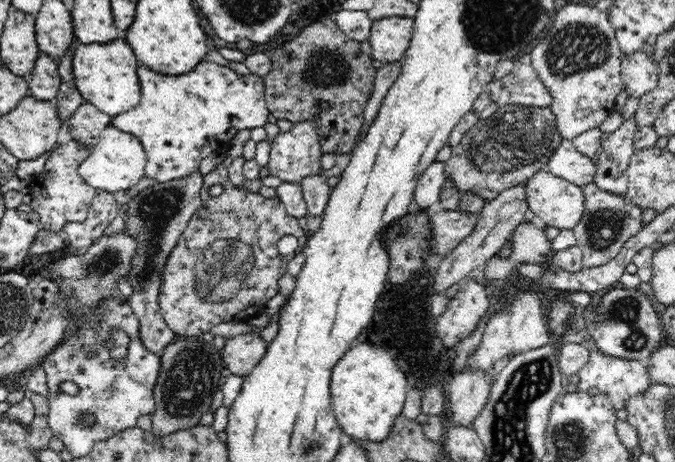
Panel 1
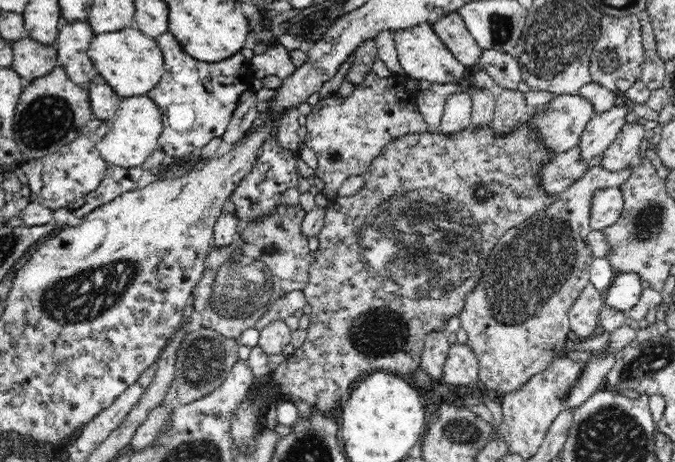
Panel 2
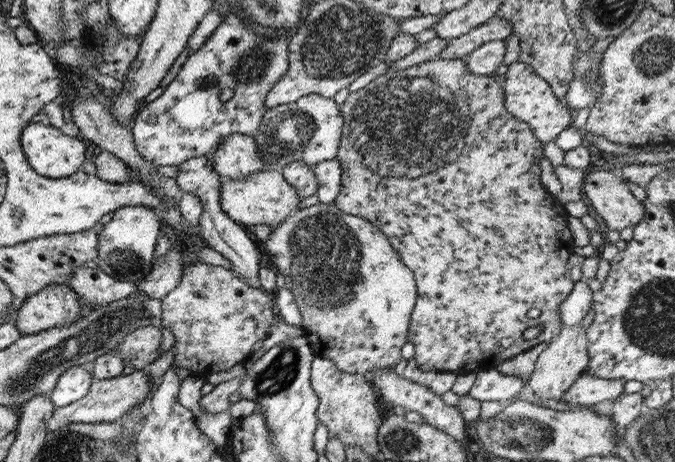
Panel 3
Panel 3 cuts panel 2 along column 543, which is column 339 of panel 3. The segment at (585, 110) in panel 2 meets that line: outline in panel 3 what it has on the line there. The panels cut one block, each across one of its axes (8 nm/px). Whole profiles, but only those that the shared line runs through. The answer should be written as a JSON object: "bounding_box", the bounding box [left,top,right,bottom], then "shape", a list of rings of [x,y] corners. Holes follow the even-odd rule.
{"bounding_box":[251,94,343,171],"shape":[[[307,94],[294,102],[267,109],[251,135],[265,171],[280,171],[295,160],[313,167],[318,162],[334,158],[343,128],[338,108],[332,99]]]}

